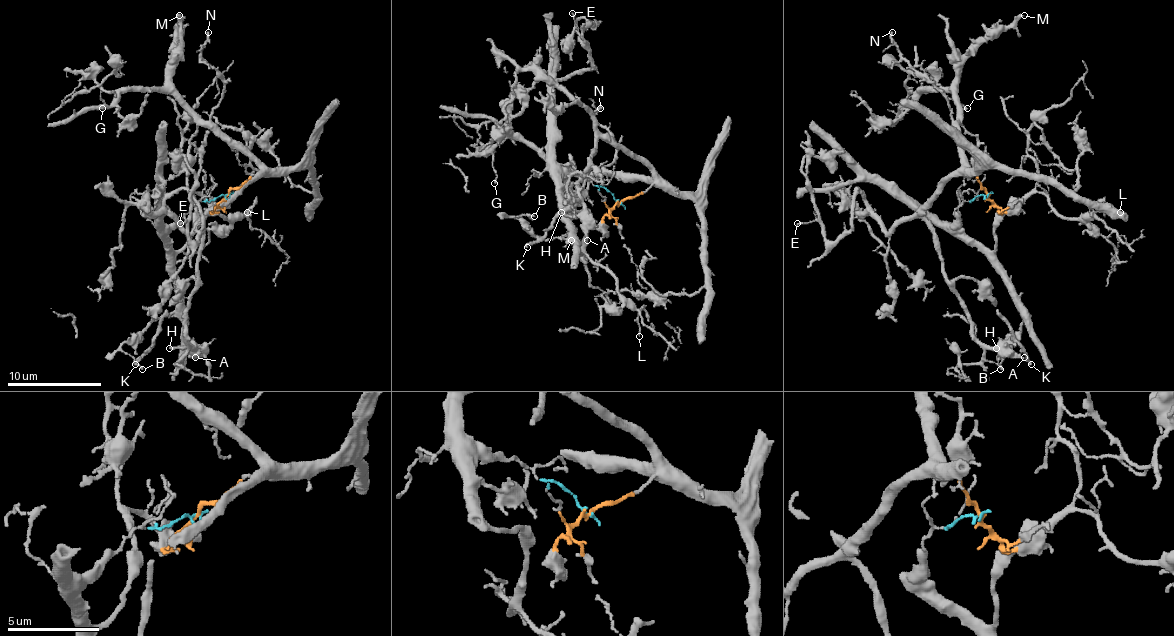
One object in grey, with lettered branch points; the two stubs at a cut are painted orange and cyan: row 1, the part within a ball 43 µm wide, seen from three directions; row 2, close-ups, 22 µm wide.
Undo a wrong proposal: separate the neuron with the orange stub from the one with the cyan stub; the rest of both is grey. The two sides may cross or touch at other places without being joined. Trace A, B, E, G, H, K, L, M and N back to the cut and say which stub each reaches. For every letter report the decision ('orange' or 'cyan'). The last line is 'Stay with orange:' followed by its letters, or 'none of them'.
A: orange
B: cyan
E: orange
G: orange
H: orange
K: orange
L: cyan
M: orange
N: orange
Stay with orange: A, E, G, H, K, M, N

